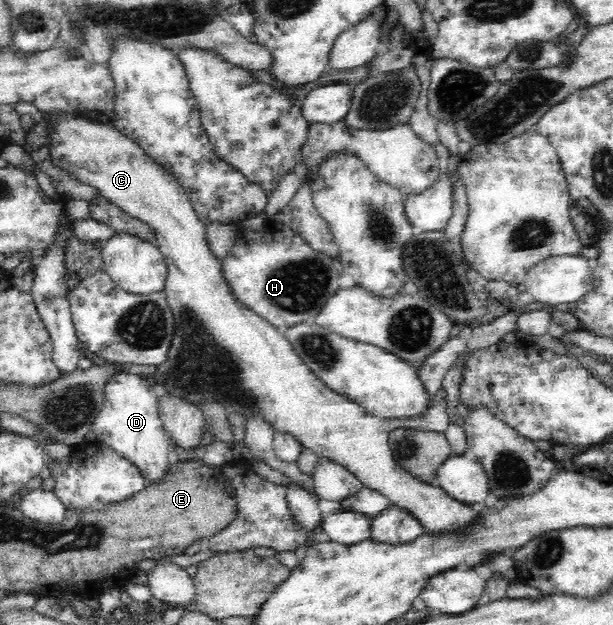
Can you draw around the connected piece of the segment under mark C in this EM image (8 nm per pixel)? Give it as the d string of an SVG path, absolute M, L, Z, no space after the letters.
M58 115L57 119L59 121L51 134L51 160L76 175L82 183L98 189L102 197L116 203L128 214L147 222L157 234L156 244L163 252L167 264L164 289L174 313L176 330L169 360L157 367L156 374L150 378L152 384L156 382L158 388L182 394L192 402L219 400L226 407L233 406L245 417L266 418L275 430L292 433L303 447L313 450L317 456L327 455L328 458L334 458L336 462L347 466L364 486L381 492L392 505L396 504L411 511L416 518L421 519L426 531L444 530L445 527L460 526L461 523L472 520L477 506L452 498L437 483L425 483L408 474L396 464L391 451L389 434L395 428L445 432L449 418L444 388L436 391L432 408L423 421L410 421L372 416L363 406L325 386L295 351L284 329L276 328L233 293L231 283L224 274L222 259L216 257L210 249L207 223L196 214L189 196L172 174L161 168L136 142L118 133L110 123L97 123L74 115Z

